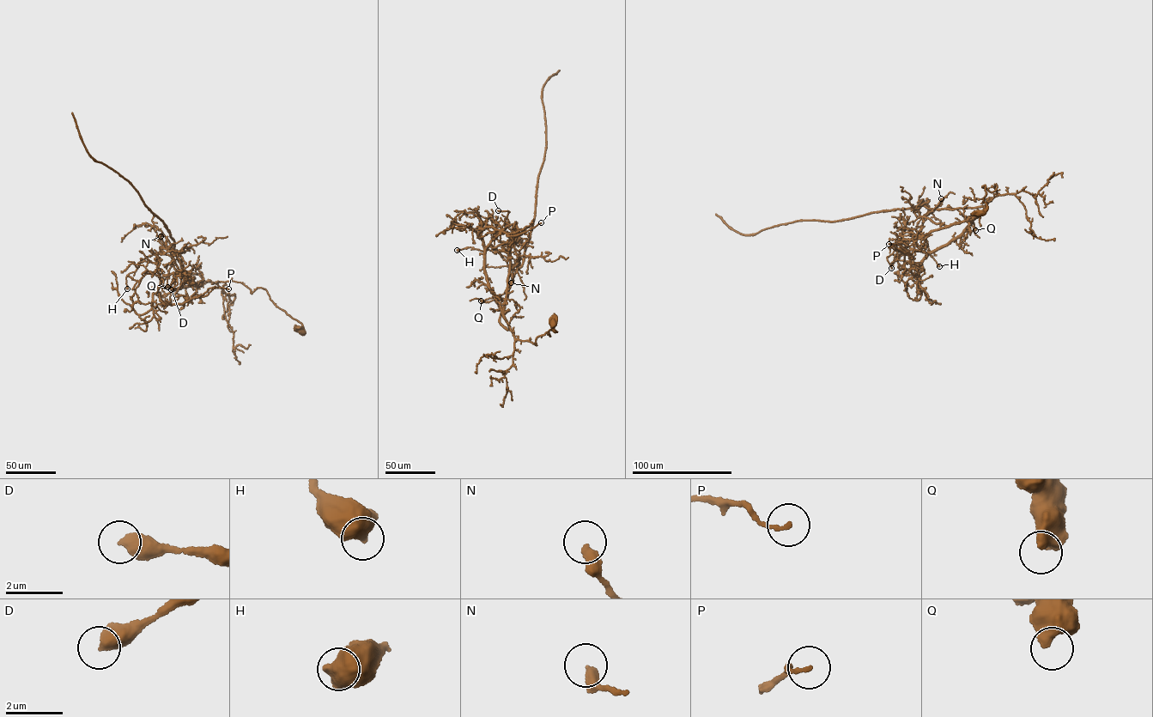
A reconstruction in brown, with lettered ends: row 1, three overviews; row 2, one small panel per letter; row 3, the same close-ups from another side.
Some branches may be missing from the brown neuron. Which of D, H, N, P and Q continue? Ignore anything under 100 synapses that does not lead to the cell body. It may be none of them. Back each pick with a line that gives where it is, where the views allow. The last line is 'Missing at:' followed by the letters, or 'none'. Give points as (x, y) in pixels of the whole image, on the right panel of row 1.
Missing at: none

